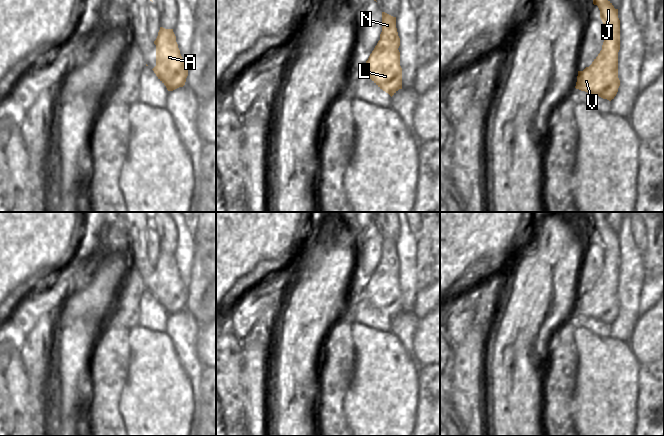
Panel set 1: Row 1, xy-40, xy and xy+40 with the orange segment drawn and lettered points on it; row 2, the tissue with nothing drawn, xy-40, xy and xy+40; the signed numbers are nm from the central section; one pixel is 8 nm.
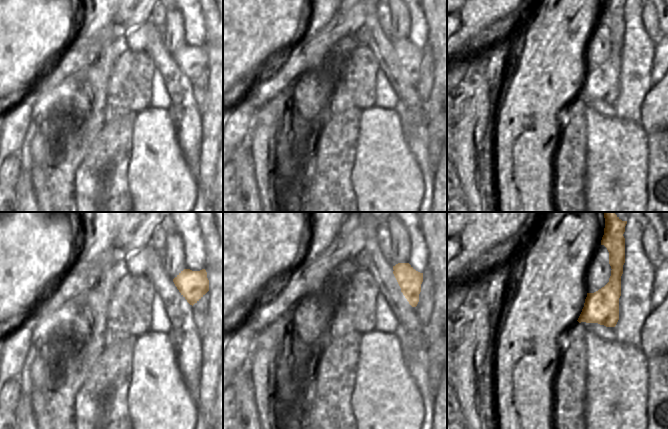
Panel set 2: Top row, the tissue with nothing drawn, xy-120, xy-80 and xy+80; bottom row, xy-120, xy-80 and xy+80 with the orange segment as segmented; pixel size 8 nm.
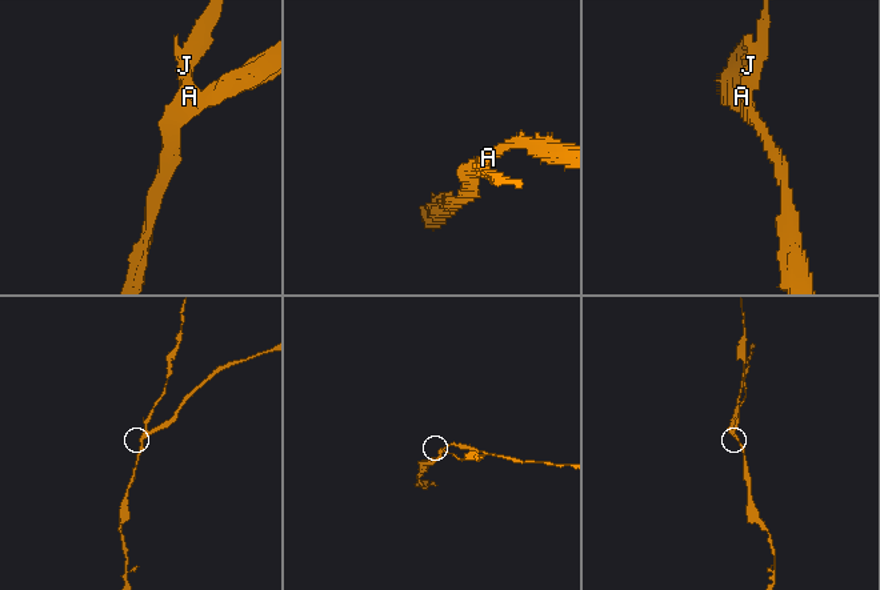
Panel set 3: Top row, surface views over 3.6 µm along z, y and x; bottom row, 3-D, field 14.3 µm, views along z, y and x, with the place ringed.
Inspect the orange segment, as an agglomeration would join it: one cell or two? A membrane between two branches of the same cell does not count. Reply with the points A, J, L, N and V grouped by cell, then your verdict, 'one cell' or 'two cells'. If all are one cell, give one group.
A L V / J N | two cells

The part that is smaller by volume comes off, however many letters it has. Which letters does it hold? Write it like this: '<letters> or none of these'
J, N

